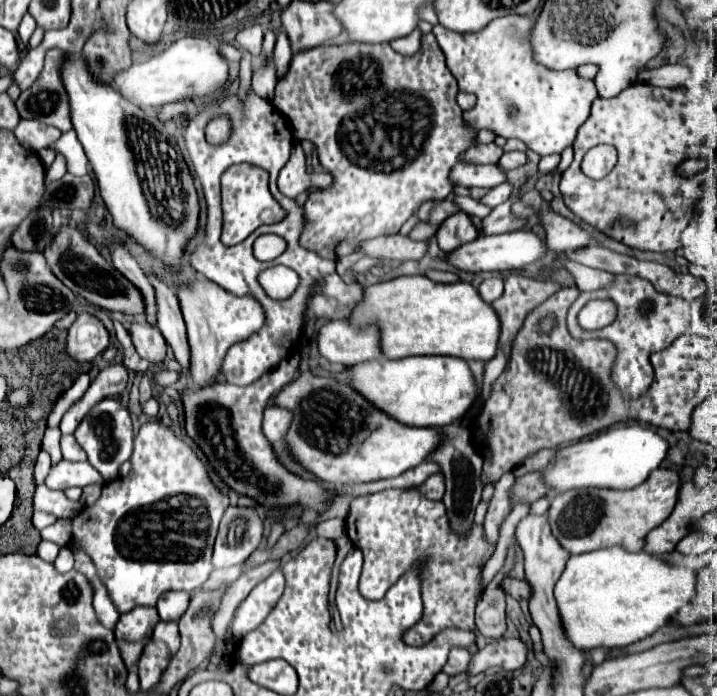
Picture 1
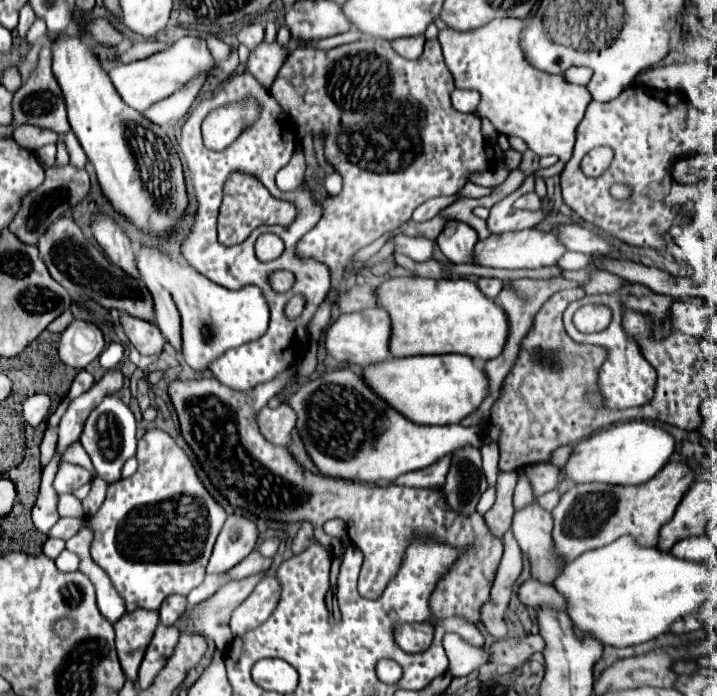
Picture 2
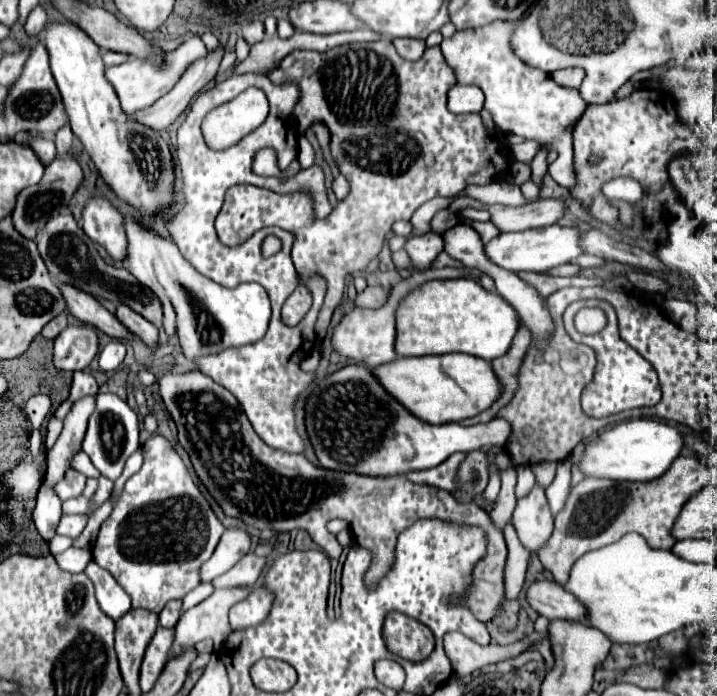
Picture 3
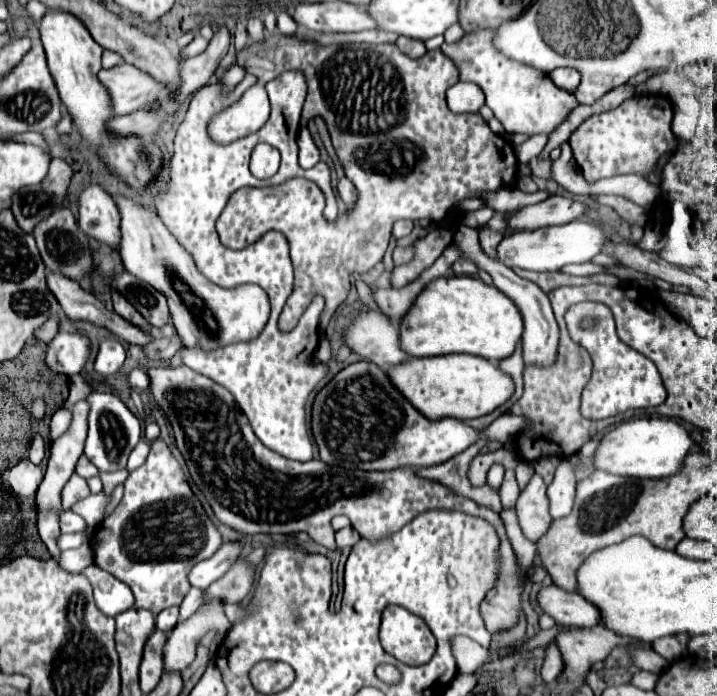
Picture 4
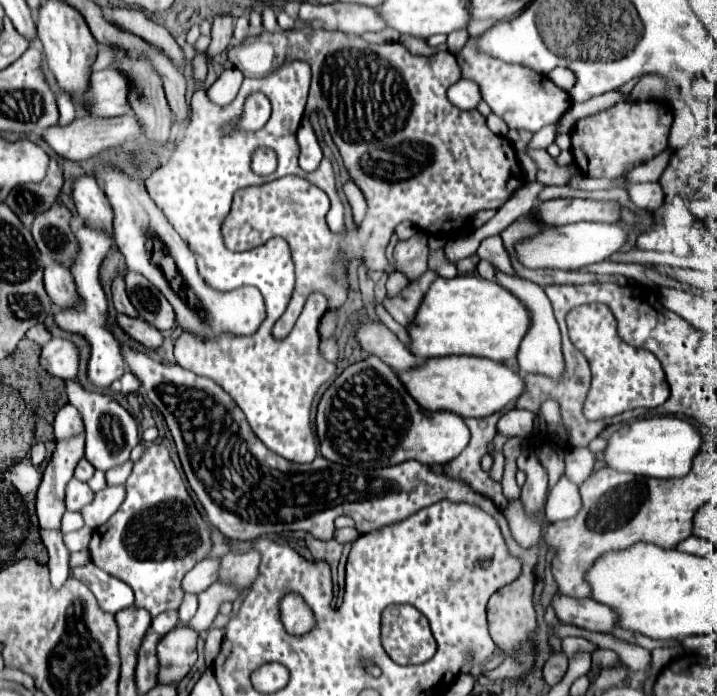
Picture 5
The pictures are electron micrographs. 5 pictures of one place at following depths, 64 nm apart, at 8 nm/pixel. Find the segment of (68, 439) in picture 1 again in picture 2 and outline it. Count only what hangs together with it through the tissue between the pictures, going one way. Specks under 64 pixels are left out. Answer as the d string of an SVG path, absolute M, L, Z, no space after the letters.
M78 442L72 444L72 446L66 450L64 460L70 462L70 464L76 464L76 466L82 466L82 468L86 468L92 476L96 476L94 468L92 468L92 462L90 462L90 456L84 452L84 448L82 448Z

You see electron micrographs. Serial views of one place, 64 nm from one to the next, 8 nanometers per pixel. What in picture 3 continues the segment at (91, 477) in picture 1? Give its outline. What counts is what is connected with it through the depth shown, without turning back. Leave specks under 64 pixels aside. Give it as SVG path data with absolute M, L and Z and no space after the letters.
M70 468L66 472L66 478L60 484L56 484L56 494L62 502L66 502L70 498L78 498L84 492L84 486L86 486L86 476Z

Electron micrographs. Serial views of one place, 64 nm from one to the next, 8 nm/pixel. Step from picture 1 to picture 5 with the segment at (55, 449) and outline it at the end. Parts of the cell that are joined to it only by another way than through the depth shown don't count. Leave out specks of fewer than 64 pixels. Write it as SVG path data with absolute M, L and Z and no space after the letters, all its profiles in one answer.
M42 530L42 542L48 548L50 560L48 560L48 568L50 568L50 580L54 588L62 588L62 584L68 580L70 576L70 550L64 546L62 534L60 532L48 532Z

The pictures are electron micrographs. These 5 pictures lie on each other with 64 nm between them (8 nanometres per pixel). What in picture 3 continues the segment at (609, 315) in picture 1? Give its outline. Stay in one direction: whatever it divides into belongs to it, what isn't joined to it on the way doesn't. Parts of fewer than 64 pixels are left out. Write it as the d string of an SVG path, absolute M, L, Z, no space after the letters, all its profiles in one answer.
M584 308L584 310L580 310L576 314L574 322L576 322L576 330L578 332L582 332L582 334L594 334L594 332L598 332L598 330L604 328L606 316L598 308L588 308L588 310Z

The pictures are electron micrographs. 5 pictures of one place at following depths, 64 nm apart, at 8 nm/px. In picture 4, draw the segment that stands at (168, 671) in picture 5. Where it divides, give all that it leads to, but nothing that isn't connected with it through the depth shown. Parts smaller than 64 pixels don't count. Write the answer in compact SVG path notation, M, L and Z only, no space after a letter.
M210 602L192 618L178 622L164 644L164 672L184 672L196 658L198 640L210 630L226 634L228 628L220 602Z

